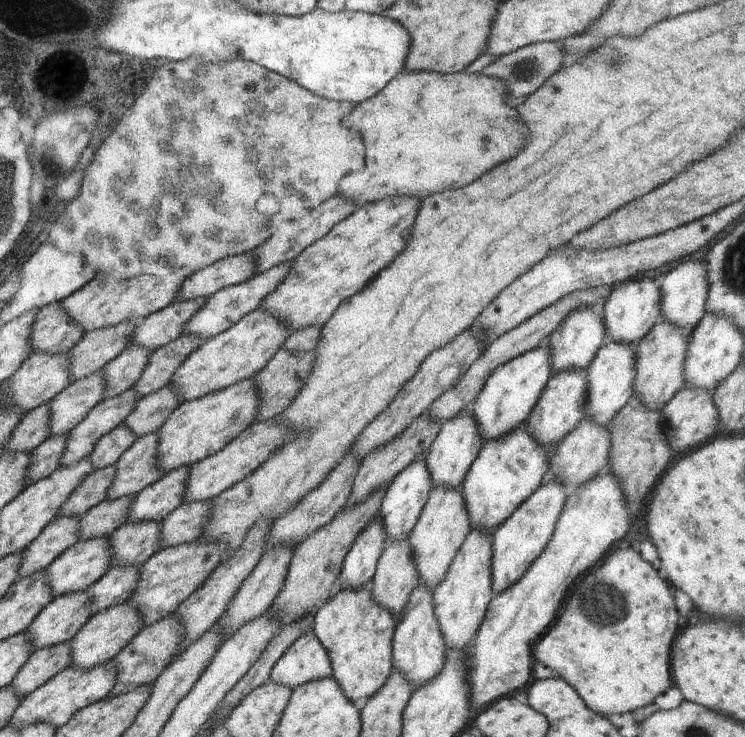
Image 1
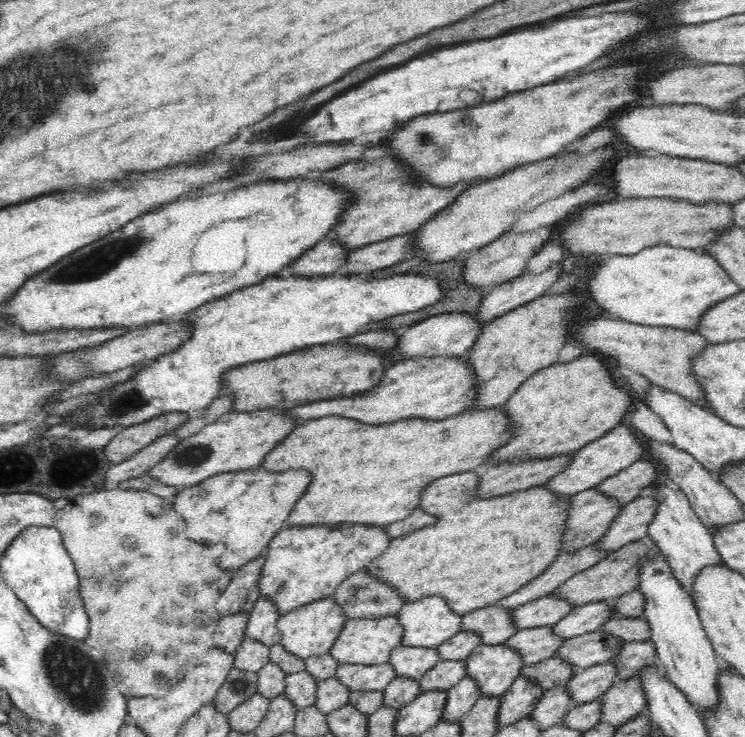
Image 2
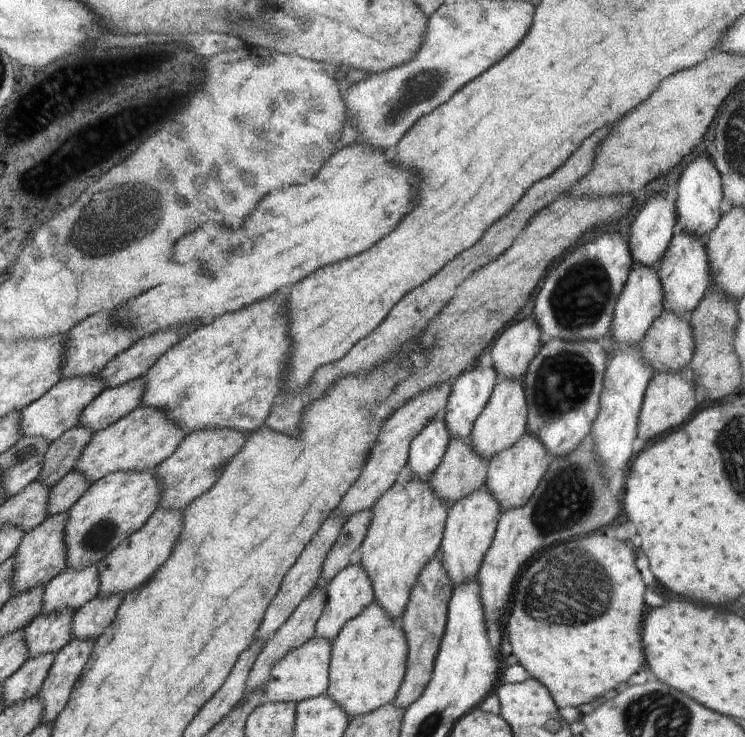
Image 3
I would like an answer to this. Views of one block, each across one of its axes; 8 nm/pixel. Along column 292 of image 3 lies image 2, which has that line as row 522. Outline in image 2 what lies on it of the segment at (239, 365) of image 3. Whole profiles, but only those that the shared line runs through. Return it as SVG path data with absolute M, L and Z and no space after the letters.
M350 522L298 528L286 526L274 535L264 552L265 561L256 586L260 590L260 597L268 597L281 617L300 606L333 596L340 584L351 574L367 567L373 558L379 557L388 548L392 538L383 528L384 526L366 526Z

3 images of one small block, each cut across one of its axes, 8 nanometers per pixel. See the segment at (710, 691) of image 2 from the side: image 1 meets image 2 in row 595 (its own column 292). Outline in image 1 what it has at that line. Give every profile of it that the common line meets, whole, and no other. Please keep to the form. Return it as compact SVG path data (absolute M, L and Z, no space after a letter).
M310 626L274 664L268 678L274 684L288 686L291 691L312 680L332 677L328 652Z

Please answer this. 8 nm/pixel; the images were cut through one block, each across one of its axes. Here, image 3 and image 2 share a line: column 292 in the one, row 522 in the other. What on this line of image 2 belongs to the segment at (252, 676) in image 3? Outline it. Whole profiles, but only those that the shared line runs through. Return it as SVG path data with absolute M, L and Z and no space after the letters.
M649 493L626 503L608 530L595 542L598 550L618 550L622 545L647 535L649 522L657 512L659 500Z

